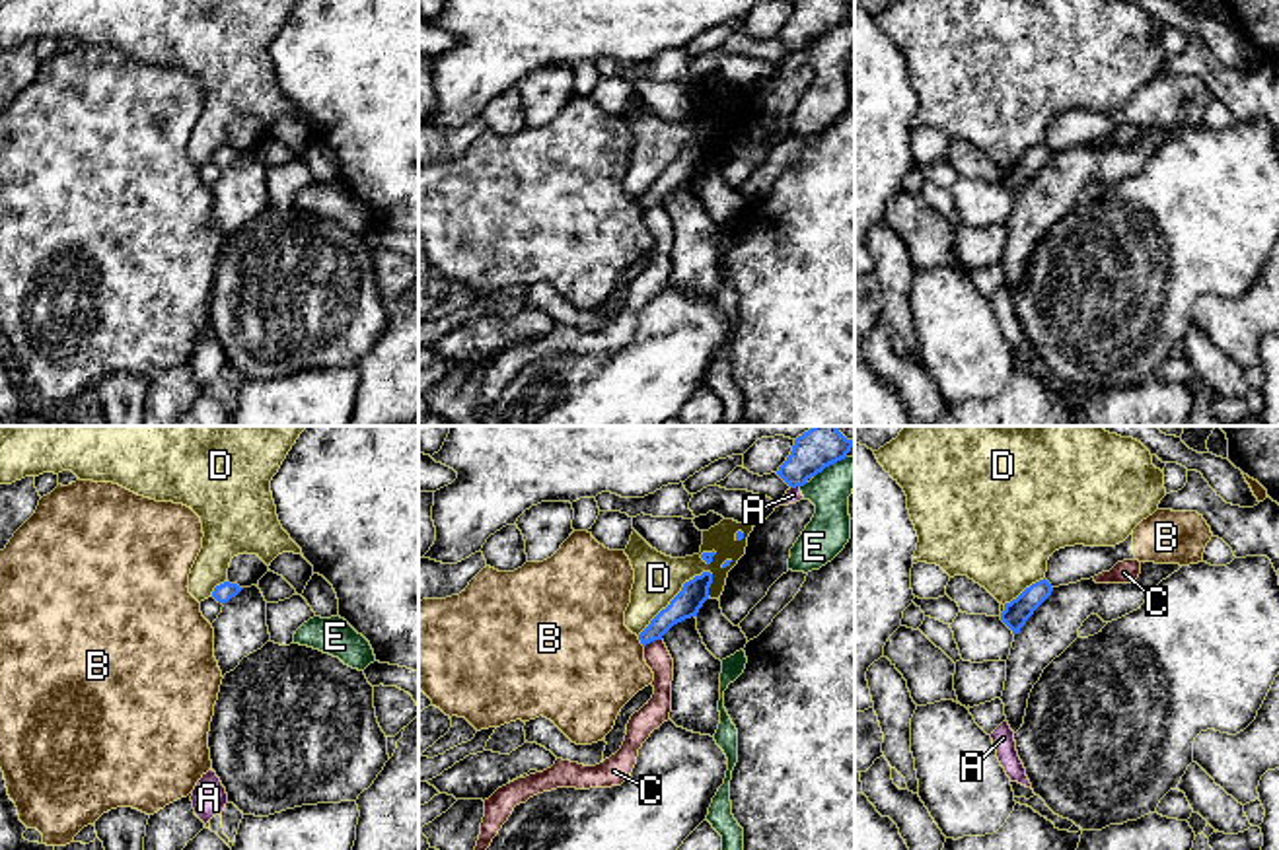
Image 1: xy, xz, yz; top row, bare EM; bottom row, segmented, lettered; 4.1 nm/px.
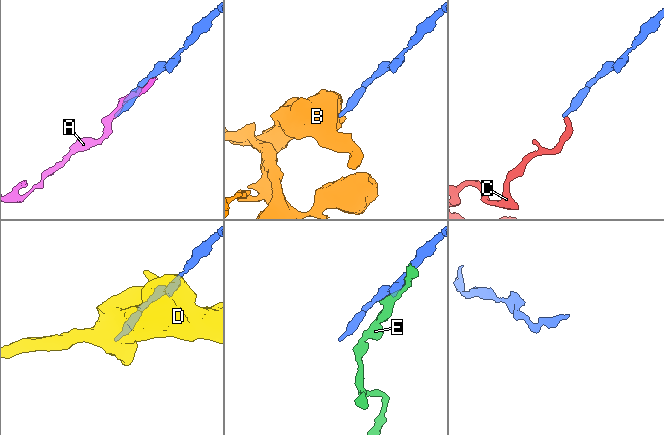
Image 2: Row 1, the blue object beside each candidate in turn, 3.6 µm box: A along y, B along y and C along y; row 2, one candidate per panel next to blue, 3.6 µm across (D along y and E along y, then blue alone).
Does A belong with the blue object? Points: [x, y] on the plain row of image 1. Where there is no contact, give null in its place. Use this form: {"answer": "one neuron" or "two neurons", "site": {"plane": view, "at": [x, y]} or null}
{"answer": "two neurons", "site": {"plane": "xz", "at": [795, 51]}}

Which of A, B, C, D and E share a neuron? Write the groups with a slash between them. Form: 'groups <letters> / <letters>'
groups A E / B / C / D

